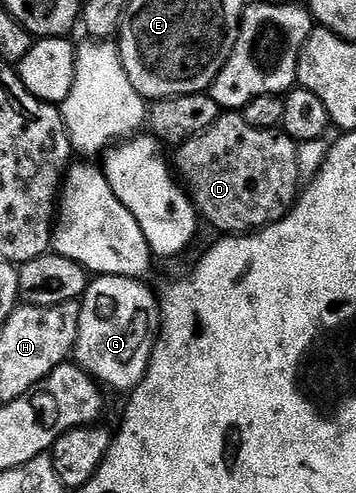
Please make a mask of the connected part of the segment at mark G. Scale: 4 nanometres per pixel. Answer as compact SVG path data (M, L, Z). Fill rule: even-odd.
M101 275L88 282L87 292L79 303L79 336L75 342L73 359L104 388L112 387L115 391L130 393L147 376L147 367L151 363L151 354L161 326L161 316L156 292L154 295L145 284L129 277Z

